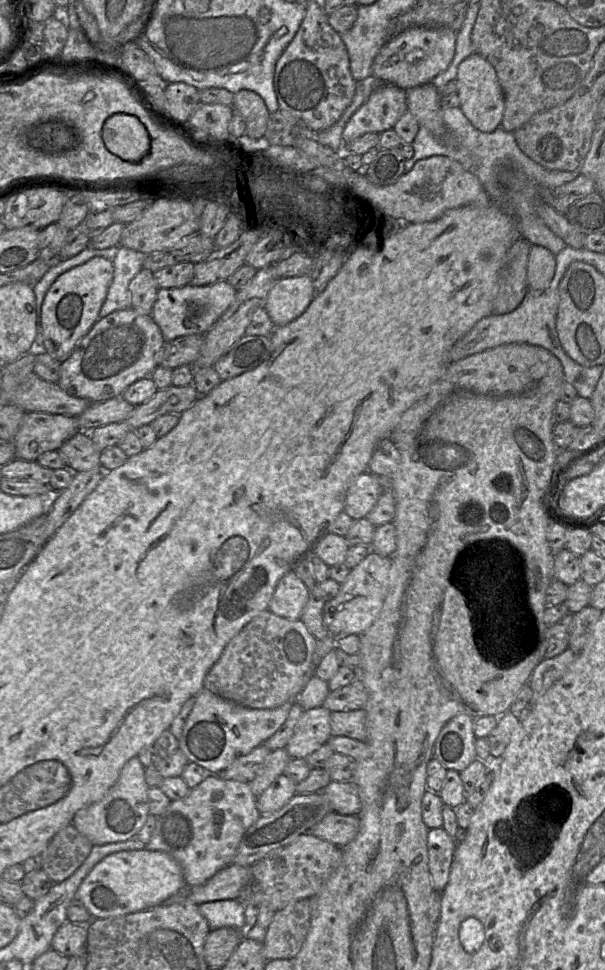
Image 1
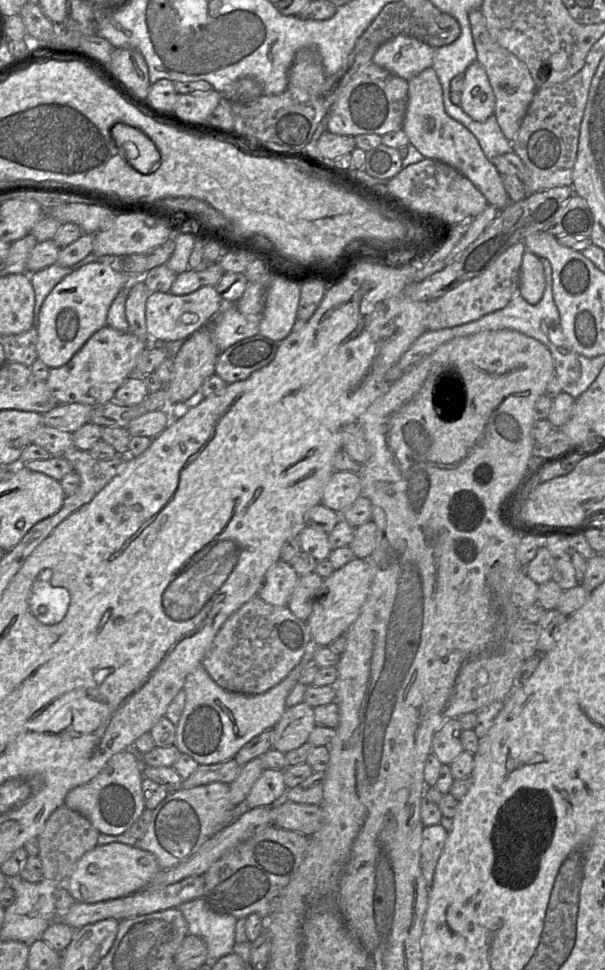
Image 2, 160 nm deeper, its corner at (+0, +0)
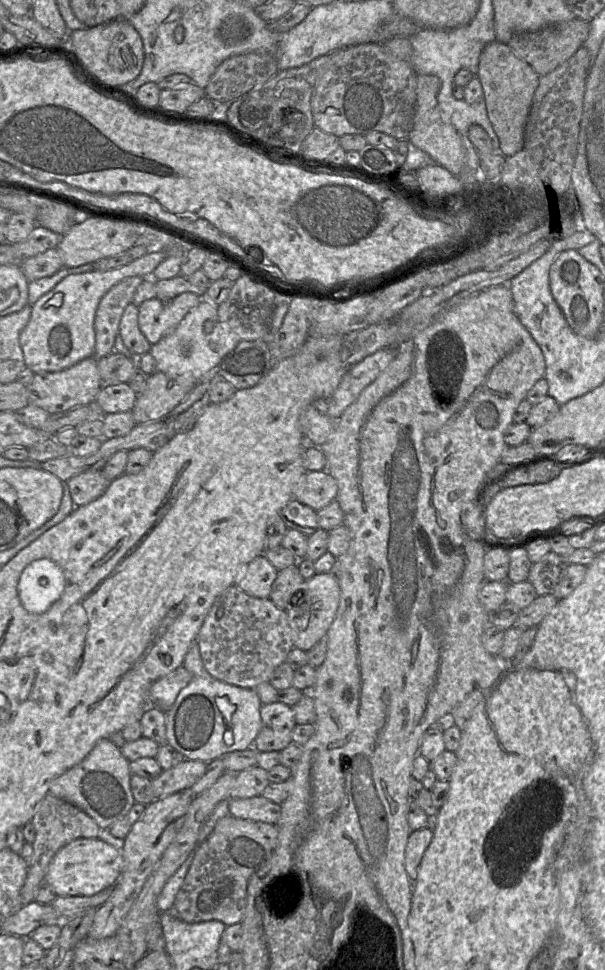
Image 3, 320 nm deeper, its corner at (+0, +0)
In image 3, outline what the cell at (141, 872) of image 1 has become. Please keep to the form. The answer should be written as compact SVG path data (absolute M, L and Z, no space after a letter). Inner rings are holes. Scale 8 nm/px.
M79 838L62 847L52 859L45 881L57 896L93 896L113 887L122 871L123 856L98 838Z

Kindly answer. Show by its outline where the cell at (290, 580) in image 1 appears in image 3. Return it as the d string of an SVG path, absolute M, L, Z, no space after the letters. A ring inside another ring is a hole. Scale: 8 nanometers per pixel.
M264 555L257 556L248 563L236 586L251 596L269 598L278 571Z

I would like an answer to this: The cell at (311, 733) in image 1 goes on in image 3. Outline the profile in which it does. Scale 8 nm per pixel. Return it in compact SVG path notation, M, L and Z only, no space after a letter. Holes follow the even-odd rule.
M279 701L262 704L262 728L252 746L258 752L280 752L293 741L292 731L297 725L292 707Z

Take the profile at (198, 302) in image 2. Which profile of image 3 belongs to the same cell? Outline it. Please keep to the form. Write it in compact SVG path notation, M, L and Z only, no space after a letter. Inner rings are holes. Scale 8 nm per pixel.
M183 293L163 301L152 298L139 306L138 324L141 332L153 345L174 331L185 315L196 307L202 299L194 293Z

